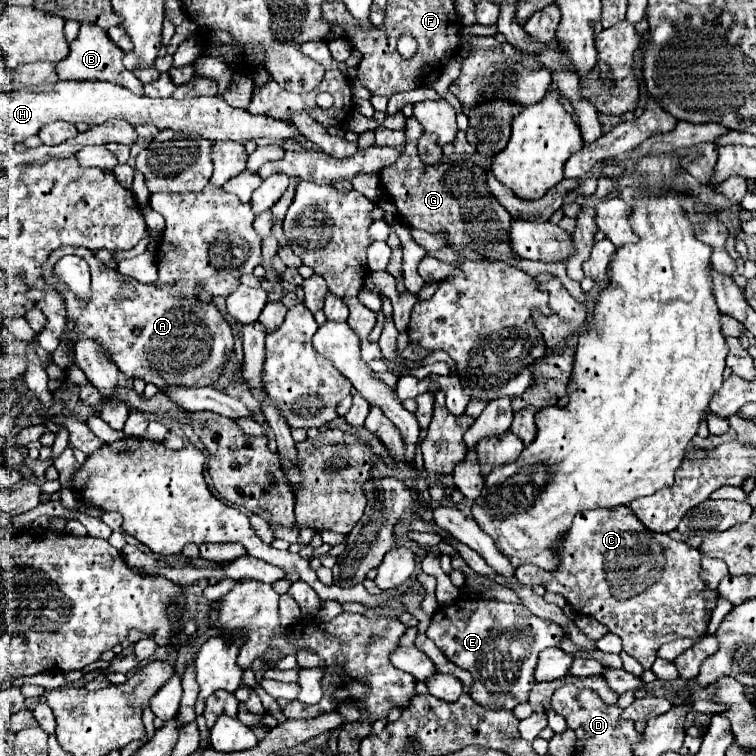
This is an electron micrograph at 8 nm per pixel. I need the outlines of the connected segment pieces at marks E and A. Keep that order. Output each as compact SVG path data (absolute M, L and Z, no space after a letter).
M462 596L432 616L426 634L450 662L472 672L472 696L478 704L484 704L484 708L512 710L516 704L528 702L528 692L536 682L534 668L538 654L550 646L558 646L564 630L550 620L532 616L526 606Z
M66 246L52 252L48 260L56 264L62 256L68 254L84 258L90 264L92 272L92 286L86 302L74 296L56 276L52 276L52 284L60 286L60 292L66 298L68 320L76 322L76 328L68 332L70 342L74 342L78 336L100 340L120 372L124 372L128 378L142 378L146 382L152 382L158 388L166 388L168 384L212 386L218 380L232 352L234 336L230 324L212 302L206 304L198 298L176 296L170 292L168 286L156 288L154 284L142 284L136 280L130 280L136 296L126 298L120 296L118 290L120 284L128 278L122 276L118 270L108 268L88 248Z

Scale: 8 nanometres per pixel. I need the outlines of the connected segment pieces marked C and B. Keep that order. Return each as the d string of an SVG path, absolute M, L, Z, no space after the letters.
M624 506L624 508L616 508L616 510L586 510L586 512L582 512L582 514L578 514L578 516L574 518L572 528L570 528L570 532L566 534L566 538L564 538L564 542L562 542L562 548L560 548L560 554L558 554L558 558L560 558L560 568L558 568L556 572L544 572L544 570L540 570L540 568L528 564L528 566L520 566L520 568L516 570L516 578L518 578L522 584L526 584L526 586L536 586L536 584L540 584L540 586L544 586L548 592L554 592L554 594L564 596L566 602L574 608L574 612L584 614L584 616L590 616L590 618L596 618L600 624L608 626L608 630L610 630L612 634L616 634L616 636L622 638L622 650L624 650L626 654L630 654L632 658L636 658L636 660L648 670L648 668L654 664L656 652L658 652L658 648L660 648L662 644L672 642L672 640L678 640L678 638L700 640L700 638L704 638L704 634L706 634L706 626L708 626L710 614L712 614L712 610L714 610L714 606L716 606L716 592L708 592L708 588L704 588L704 580L700 580L700 556L702 556L702 554L700 554L696 548L688 546L686 542L676 542L676 540L672 540L668 534L656 534L656 532L646 530L644 524L636 518L636 514L634 514L630 508L626 508L626 506Z
M82 24L78 38L70 44L70 54L58 62L56 72L58 72L60 80L108 80L114 84L126 84L128 90L142 96L144 94L142 82L124 68L122 56L124 56L124 52L108 38L104 28L100 28L96 24Z

